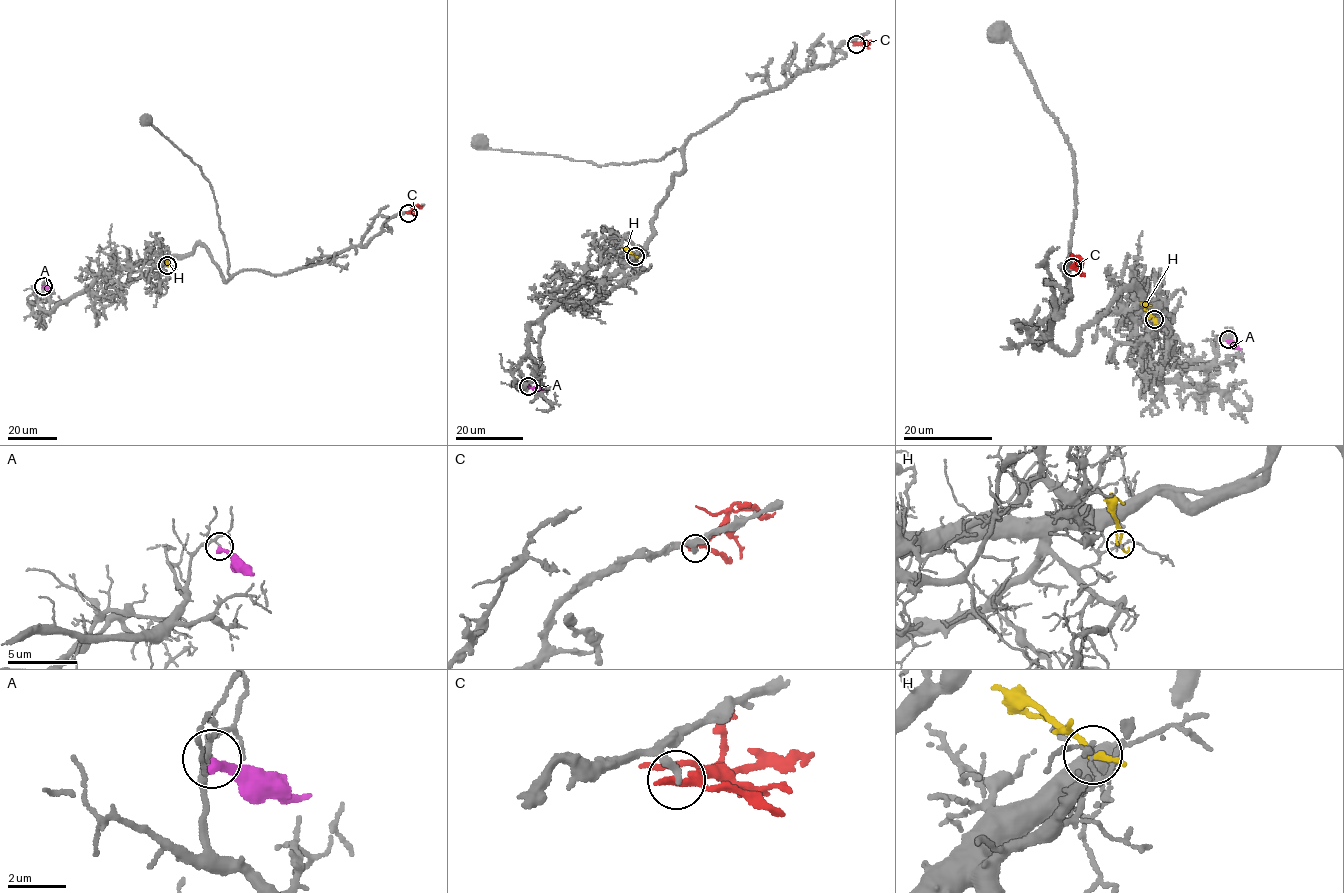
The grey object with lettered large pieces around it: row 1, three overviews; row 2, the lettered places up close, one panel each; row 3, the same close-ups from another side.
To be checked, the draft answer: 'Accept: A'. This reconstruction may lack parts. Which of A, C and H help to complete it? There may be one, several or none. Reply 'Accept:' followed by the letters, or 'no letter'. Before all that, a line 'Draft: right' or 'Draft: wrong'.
Draft: wrong
Accept: no letter

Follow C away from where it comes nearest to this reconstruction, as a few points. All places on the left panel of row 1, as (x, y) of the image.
C: (408, 213), (415, 206), (422, 206)

